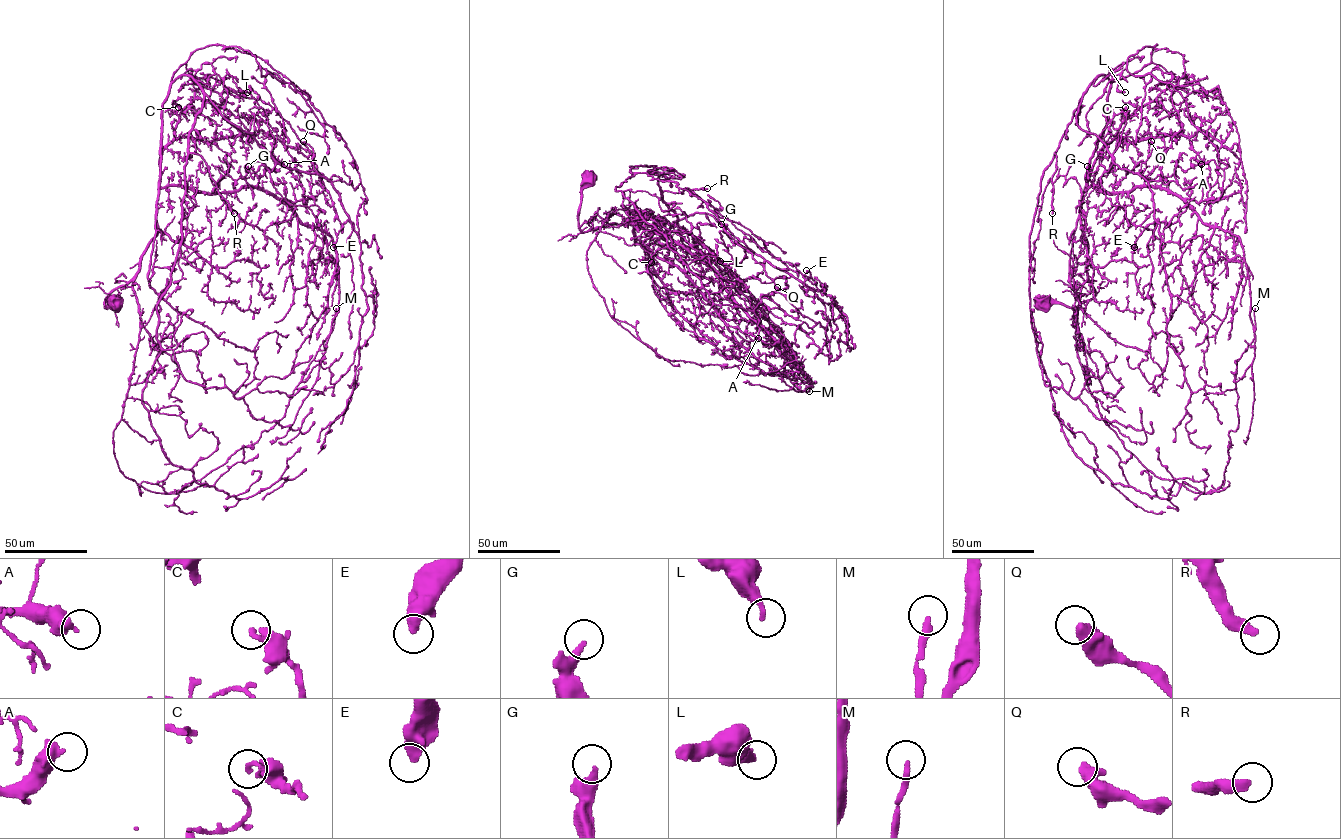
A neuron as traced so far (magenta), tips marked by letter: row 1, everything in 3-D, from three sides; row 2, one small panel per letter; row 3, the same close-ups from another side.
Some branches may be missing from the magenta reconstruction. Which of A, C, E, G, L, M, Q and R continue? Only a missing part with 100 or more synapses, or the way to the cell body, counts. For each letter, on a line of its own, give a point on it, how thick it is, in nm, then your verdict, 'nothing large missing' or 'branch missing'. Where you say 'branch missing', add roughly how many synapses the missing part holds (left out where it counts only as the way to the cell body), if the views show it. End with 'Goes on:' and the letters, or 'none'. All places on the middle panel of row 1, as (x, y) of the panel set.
A: place (758, 338); calibre 460 nm; nothing large missing
C: place (651, 262); calibre 300 nm; nothing large missing
E: place (806, 270); calibre 480 nm; nothing large missing
G: place (721, 224); calibre 280 nm; nothing large missing
L: place (720, 261); calibre 320 nm; nothing large missing
M: place (809, 391); calibre 240 nm; nothing large missing
Q: place (777, 287); calibre 550 nm; nothing large missing
R: place (707, 188); calibre 360 nm; branch missing; 250 synapses
Goes on: R

